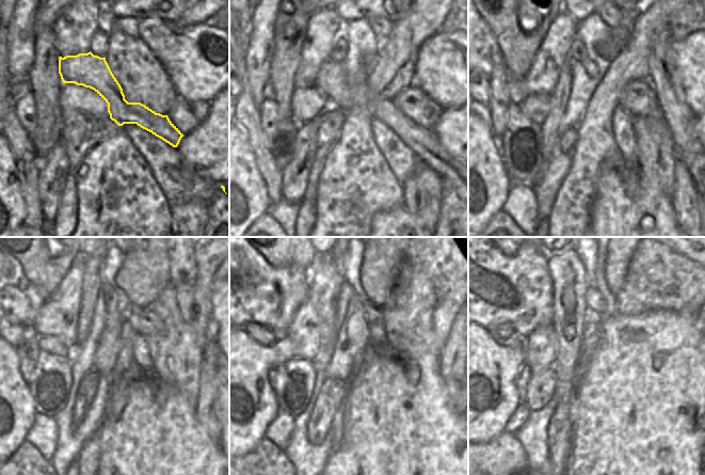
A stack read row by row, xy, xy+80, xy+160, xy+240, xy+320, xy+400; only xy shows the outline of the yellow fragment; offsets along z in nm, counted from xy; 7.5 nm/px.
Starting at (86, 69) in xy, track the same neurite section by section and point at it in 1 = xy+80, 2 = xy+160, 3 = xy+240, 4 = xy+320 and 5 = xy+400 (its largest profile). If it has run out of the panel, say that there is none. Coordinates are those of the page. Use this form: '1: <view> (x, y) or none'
1: xy+80 (423, 141)
2: xy+160 (684, 156)
3: none
4: none
5: none

